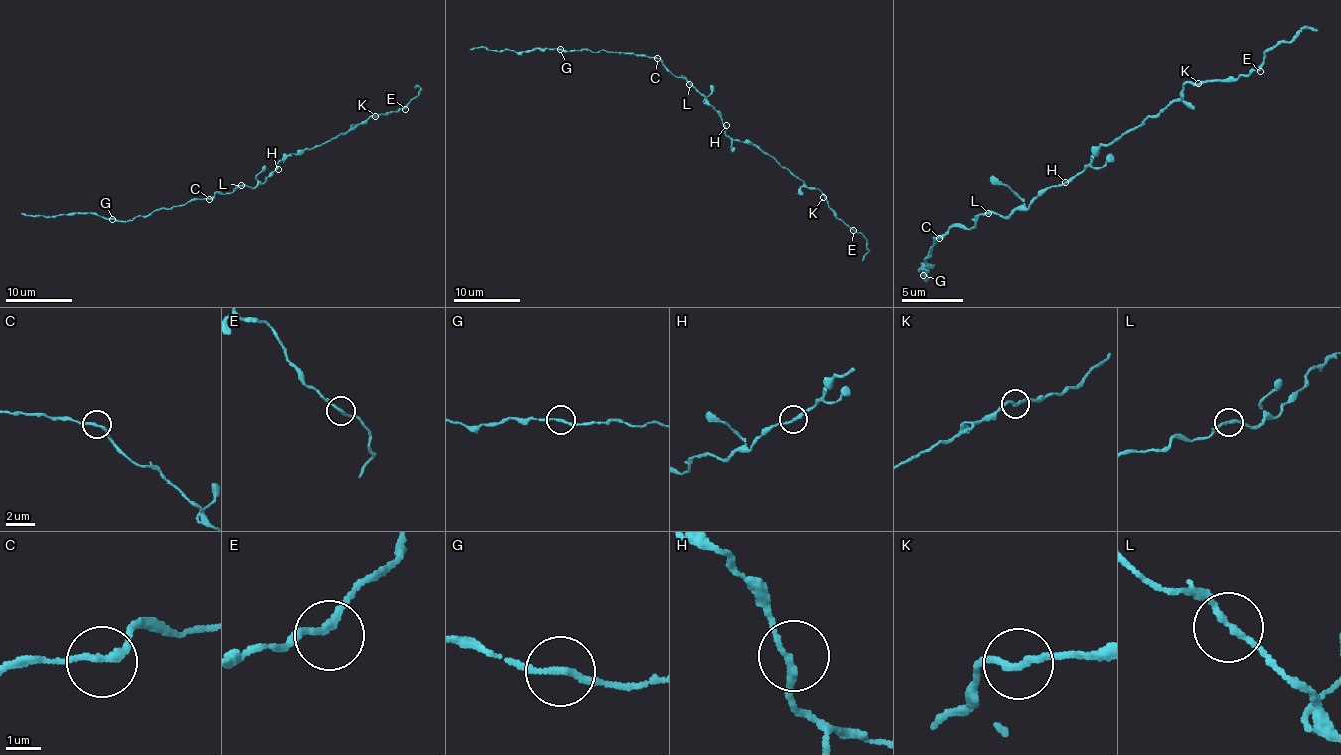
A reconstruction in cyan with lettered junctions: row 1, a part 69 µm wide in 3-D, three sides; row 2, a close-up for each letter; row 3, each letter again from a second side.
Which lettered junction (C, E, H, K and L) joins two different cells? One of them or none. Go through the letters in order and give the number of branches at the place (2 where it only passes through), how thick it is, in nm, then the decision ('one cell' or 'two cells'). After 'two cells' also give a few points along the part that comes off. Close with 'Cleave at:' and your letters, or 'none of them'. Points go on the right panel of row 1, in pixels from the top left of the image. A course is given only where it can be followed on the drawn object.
C: 2 | 180 nm | one cell
E: 2 | 180 nm | one cell
H: 2 | 180 nm | one cell
K: 2 | 180 nm | one cell
L: 2 | 170 nm | one cell
Cleave at: none of them

